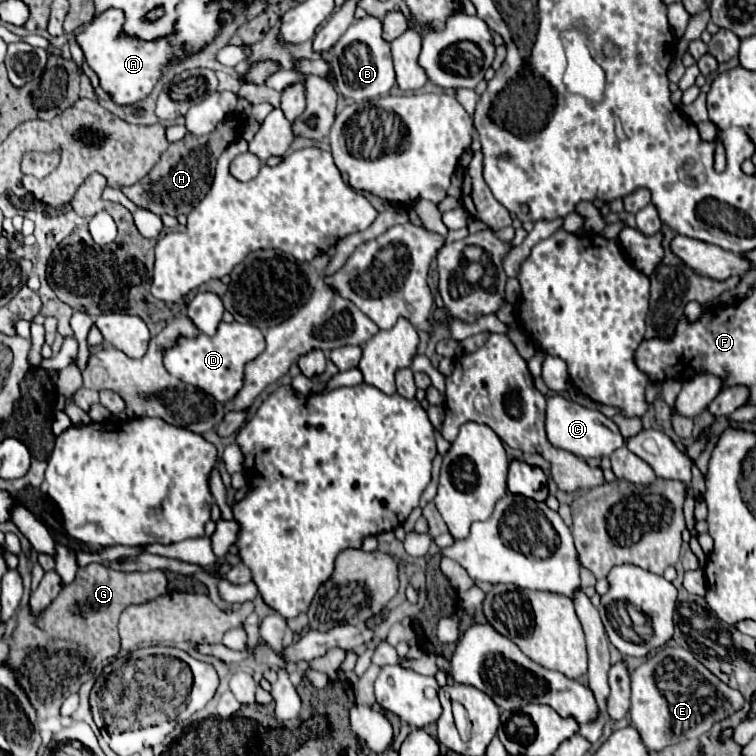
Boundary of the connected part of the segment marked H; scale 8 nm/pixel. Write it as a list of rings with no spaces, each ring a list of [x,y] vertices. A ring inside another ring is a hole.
[[[226,118],[208,136],[188,134],[184,140],[170,144],[168,150],[162,154],[160,162],[150,172],[150,176],[144,178],[142,182],[130,186],[130,188],[122,188],[124,194],[136,206],[146,208],[146,210],[150,210],[150,212],[154,212],[158,216],[162,216],[162,214],[170,214],[170,216],[188,214],[206,196],[206,192],[210,190],[210,184],[212,184],[212,178],[214,178],[216,160],[220,158],[224,148],[236,138],[238,124],[240,122],[236,118]]]

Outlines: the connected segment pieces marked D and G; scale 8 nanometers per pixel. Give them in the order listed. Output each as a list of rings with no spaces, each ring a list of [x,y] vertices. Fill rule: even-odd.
[[[222,322],[218,326],[216,336],[212,338],[206,334],[200,334],[196,340],[180,338],[176,346],[166,350],[164,366],[174,378],[196,386],[206,394],[214,396],[218,402],[226,404],[230,402],[230,398],[234,398],[234,394],[238,394],[238,390],[242,390],[242,382],[246,376],[244,374],[246,362],[258,358],[258,354],[262,354],[264,348],[266,348],[264,336],[256,326],[240,324],[240,322],[232,322],[232,324]]]
[[[88,564],[86,568],[78,568],[76,578],[72,584],[64,586],[62,592],[54,598],[54,602],[42,612],[42,616],[32,616],[28,608],[18,610],[18,626],[10,638],[10,656],[6,664],[10,664],[16,672],[18,682],[24,686],[30,702],[38,712],[38,720],[58,716],[62,700],[68,696],[64,694],[64,666],[72,668],[78,674],[78,668],[96,670],[110,658],[114,658],[120,650],[120,636],[118,636],[118,616],[130,604],[144,604],[158,596],[166,594],[166,574],[162,570],[150,572],[118,572],[104,564]]]

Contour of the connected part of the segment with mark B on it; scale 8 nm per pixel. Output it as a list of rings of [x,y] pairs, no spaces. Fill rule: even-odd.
[[[364,16],[360,20],[354,20],[354,24],[346,30],[346,34],[342,34],[342,38],[332,48],[330,64],[338,92],[356,102],[378,98],[396,84],[390,44],[382,38],[382,22],[376,16]]]

